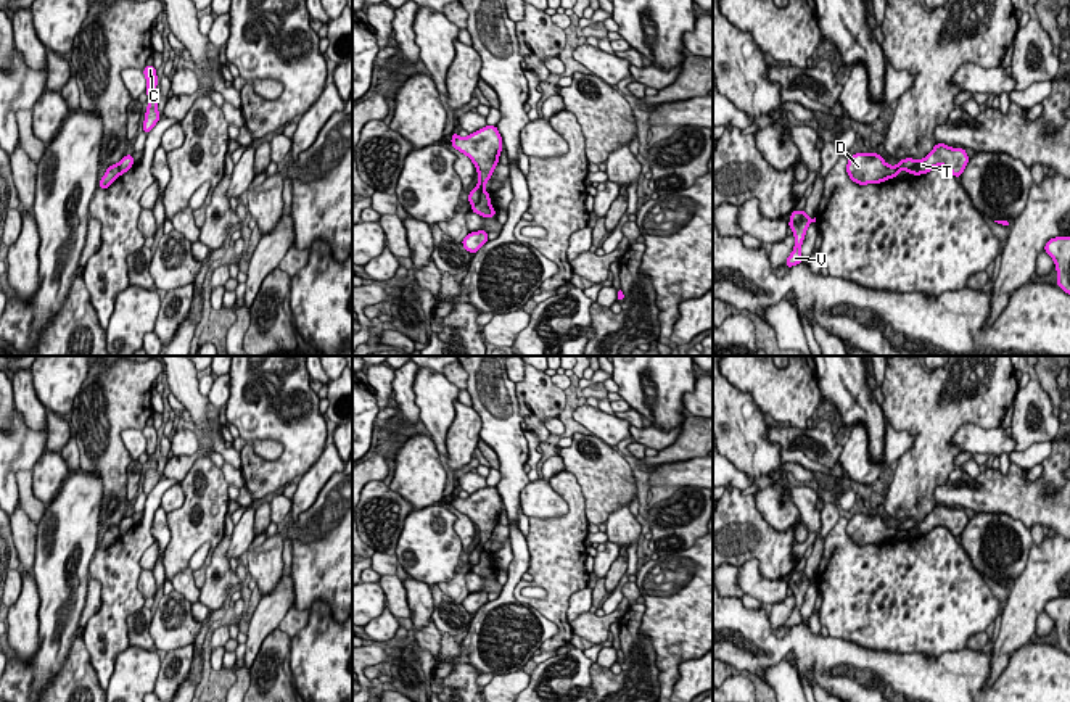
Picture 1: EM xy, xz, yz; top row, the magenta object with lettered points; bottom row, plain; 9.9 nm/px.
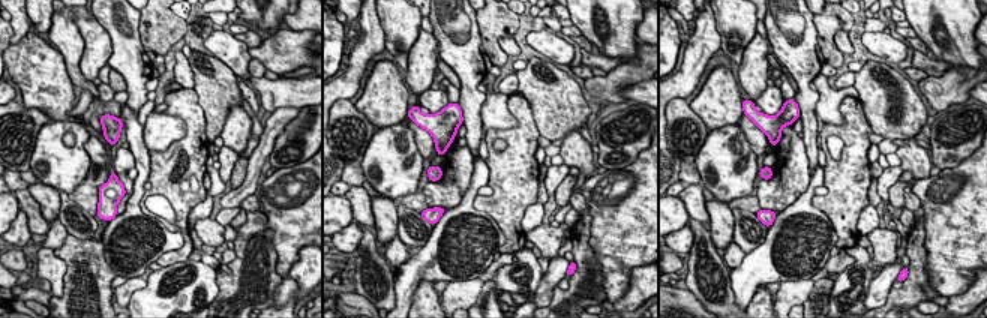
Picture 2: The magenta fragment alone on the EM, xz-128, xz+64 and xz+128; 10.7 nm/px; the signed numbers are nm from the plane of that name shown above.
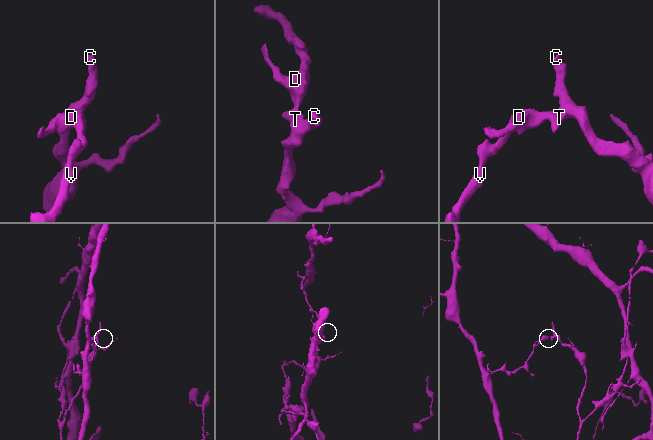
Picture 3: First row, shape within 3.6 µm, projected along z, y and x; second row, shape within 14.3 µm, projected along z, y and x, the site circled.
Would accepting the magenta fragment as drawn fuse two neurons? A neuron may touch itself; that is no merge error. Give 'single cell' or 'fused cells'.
fused cells

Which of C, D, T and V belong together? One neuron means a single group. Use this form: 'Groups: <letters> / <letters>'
Groups: C T / D V

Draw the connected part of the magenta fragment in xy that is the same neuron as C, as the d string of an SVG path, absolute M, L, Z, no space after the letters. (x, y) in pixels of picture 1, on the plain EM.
M145 427L143 435L148 443L146 444L148 469L145 475L143 493L148 494L154 488L154 485L161 480L158 473L158 460L154 459L156 444L158 444L156 428Z

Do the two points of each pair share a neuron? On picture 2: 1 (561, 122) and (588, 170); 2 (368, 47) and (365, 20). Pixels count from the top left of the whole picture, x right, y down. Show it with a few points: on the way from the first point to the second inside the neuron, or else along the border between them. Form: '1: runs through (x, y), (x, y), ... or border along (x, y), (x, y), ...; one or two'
1: border along (579, 129), (572, 129), (561, 138); two
2: runs through (368, 41), (368, 26); one

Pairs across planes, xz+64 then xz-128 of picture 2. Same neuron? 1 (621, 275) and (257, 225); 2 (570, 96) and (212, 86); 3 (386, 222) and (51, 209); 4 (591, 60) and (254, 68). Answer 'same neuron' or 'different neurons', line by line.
1: different neurons
2: same neuron
3: same neuron
4: different neurons

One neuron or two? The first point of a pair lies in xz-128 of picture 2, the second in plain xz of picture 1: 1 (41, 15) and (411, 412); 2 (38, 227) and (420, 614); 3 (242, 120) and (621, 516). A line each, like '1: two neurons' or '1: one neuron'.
1: one neuron
2: two neurons
3: one neuron

